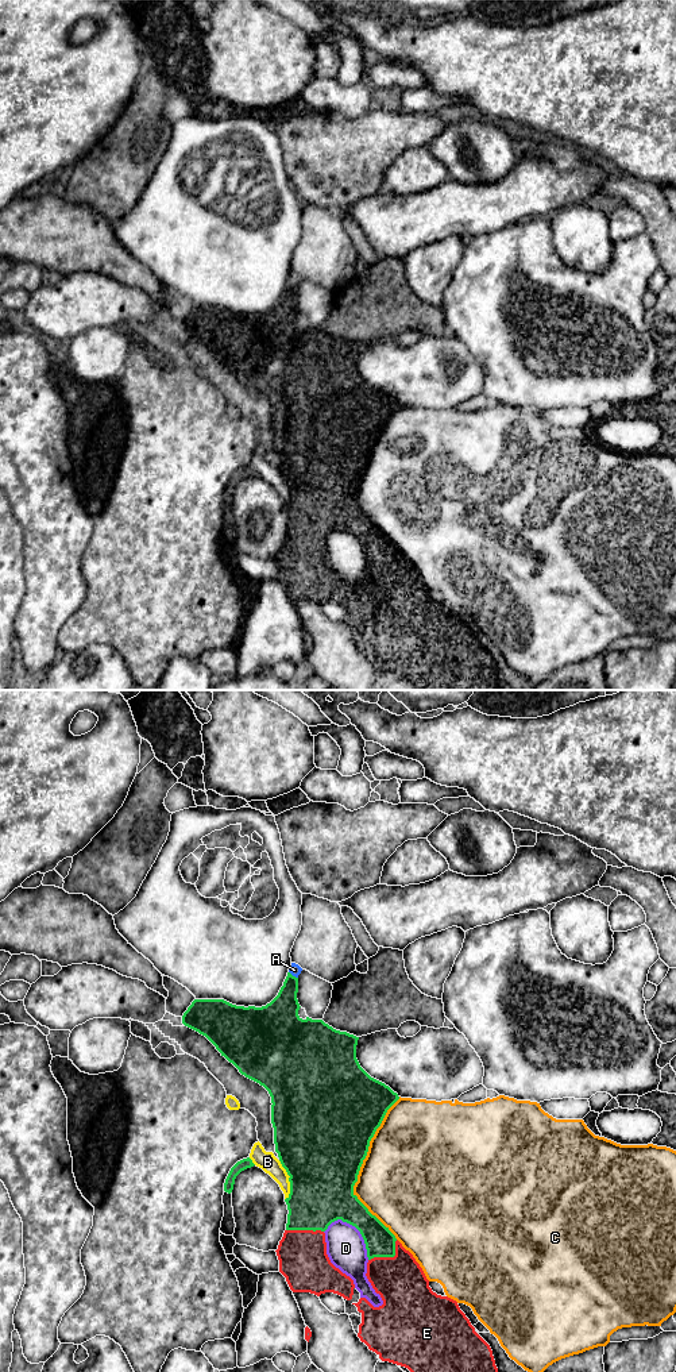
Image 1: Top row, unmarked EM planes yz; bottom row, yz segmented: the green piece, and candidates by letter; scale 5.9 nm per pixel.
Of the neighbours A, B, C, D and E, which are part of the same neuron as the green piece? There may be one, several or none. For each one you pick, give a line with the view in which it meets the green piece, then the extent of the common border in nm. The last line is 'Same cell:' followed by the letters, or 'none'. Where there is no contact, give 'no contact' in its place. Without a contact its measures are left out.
A: yz | 70 nm
E: yz | 220 nm
Same cell: A, E

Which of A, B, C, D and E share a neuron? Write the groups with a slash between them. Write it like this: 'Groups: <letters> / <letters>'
Groups: A E / B / C / D

